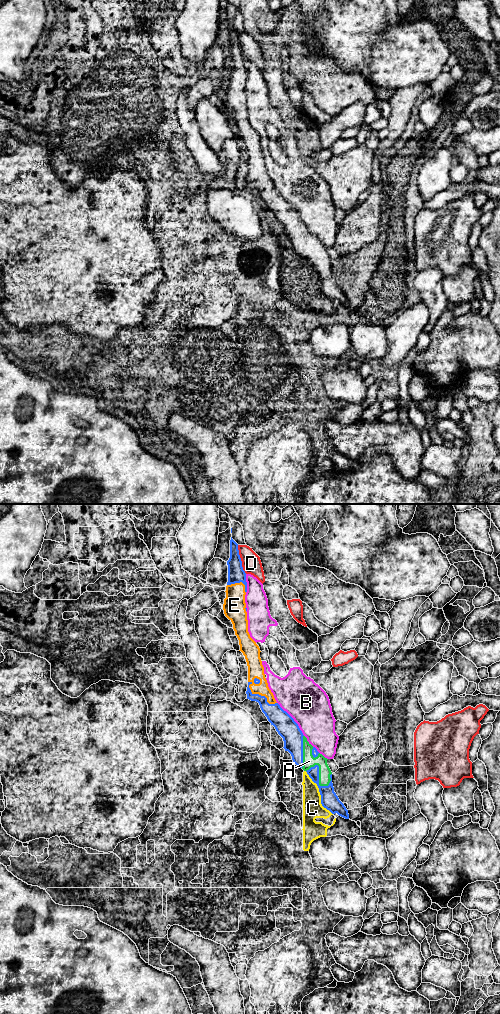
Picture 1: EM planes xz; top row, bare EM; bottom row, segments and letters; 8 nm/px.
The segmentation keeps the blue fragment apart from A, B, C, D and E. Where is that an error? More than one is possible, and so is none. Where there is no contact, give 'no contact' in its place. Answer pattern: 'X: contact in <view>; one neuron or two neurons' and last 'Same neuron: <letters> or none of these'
A: contact in xz; one neuron
B: contact in xz; two neurons
C: contact in xz; two neurons
D: contact in xz; two neurons
E: contact in xz; one neuron
Same neuron: A, E

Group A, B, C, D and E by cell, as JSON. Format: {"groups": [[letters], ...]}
{"groups": [["A", "E"], ["B"], ["C"], ["D"]]}

